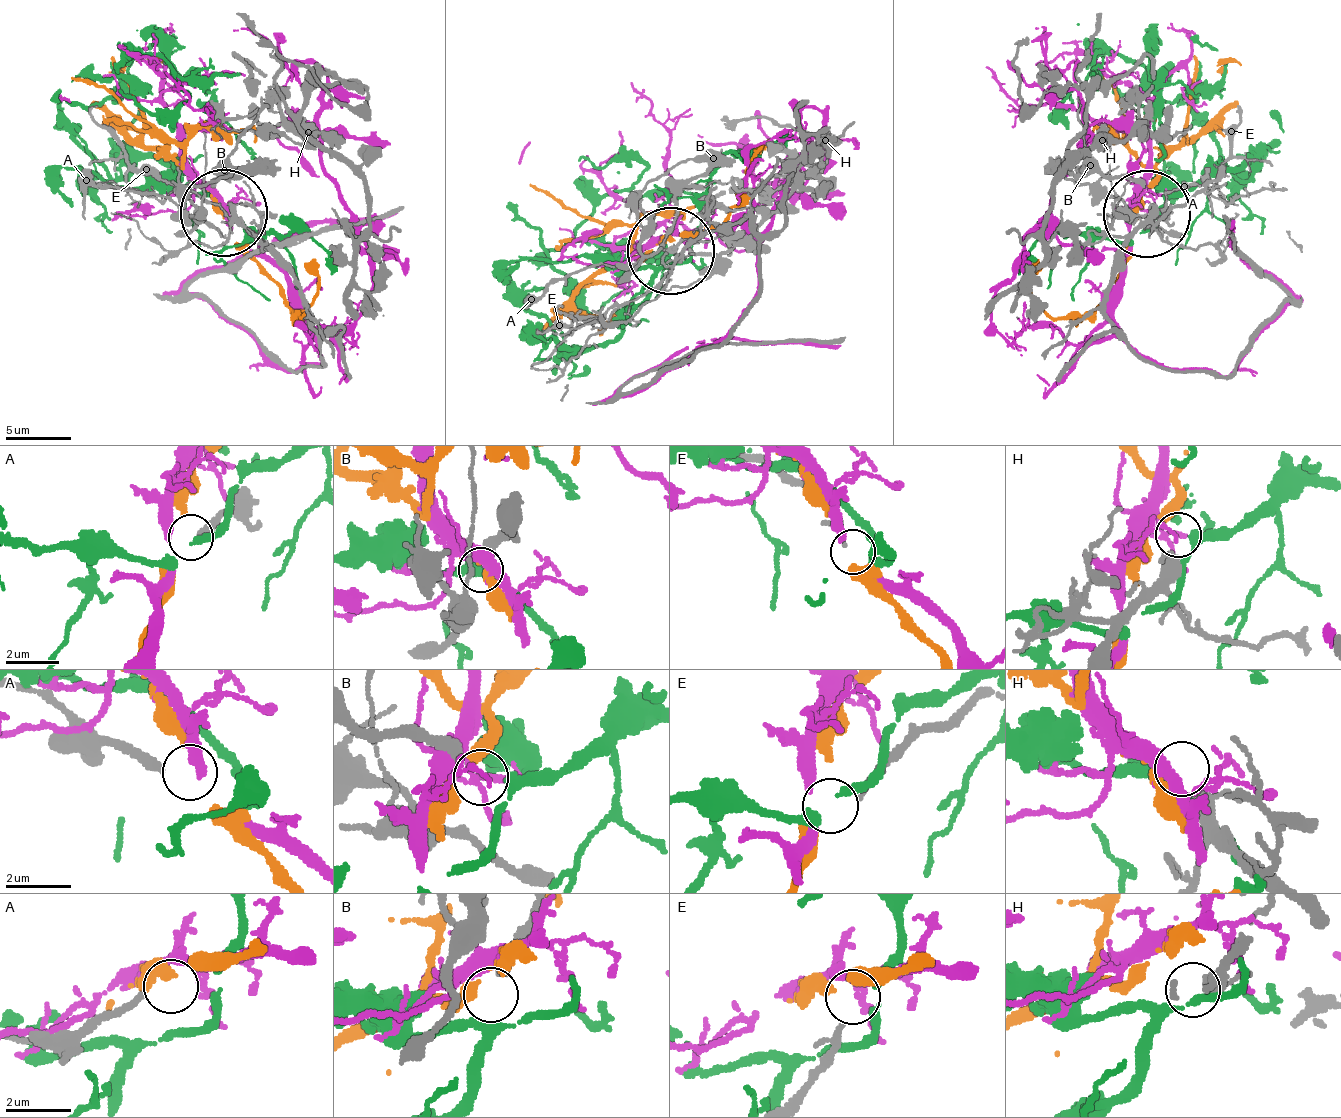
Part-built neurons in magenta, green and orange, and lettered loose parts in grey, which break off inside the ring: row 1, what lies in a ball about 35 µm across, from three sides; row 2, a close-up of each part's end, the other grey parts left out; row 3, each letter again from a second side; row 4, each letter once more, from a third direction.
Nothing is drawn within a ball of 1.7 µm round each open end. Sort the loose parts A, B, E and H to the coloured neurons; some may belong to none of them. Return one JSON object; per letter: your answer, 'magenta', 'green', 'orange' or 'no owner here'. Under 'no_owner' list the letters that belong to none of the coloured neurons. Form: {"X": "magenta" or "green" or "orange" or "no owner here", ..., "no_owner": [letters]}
{"A": "orange", "B": "green", "E": "magenta", "H": "no owner here", "no_owner": ["H"]}

